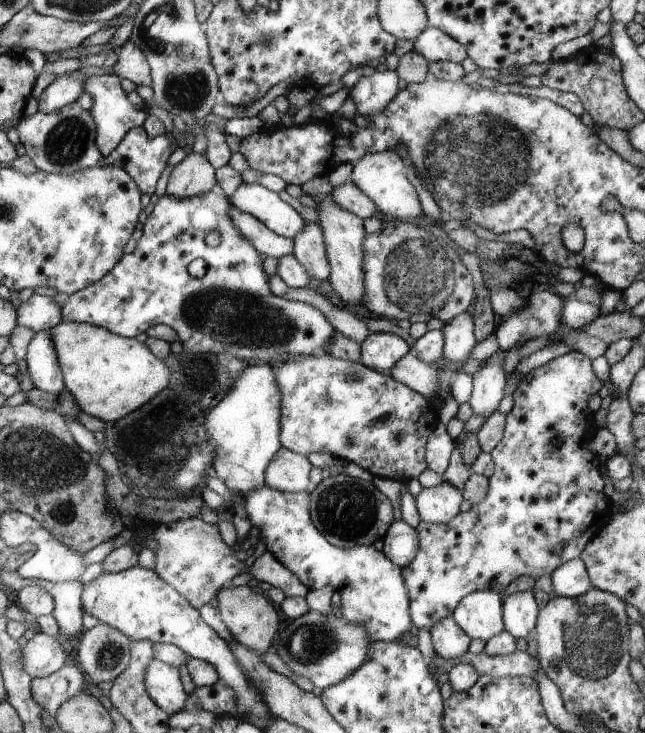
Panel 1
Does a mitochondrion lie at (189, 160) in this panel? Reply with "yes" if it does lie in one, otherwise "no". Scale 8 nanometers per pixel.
no

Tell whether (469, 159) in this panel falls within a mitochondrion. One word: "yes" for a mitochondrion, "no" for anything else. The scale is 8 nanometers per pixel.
yes

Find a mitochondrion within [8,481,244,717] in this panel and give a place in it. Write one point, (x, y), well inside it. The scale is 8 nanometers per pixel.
(111, 653)

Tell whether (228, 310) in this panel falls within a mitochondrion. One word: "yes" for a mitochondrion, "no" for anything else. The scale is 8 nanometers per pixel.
yes

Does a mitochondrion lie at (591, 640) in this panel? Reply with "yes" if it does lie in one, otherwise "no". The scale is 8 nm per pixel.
yes

